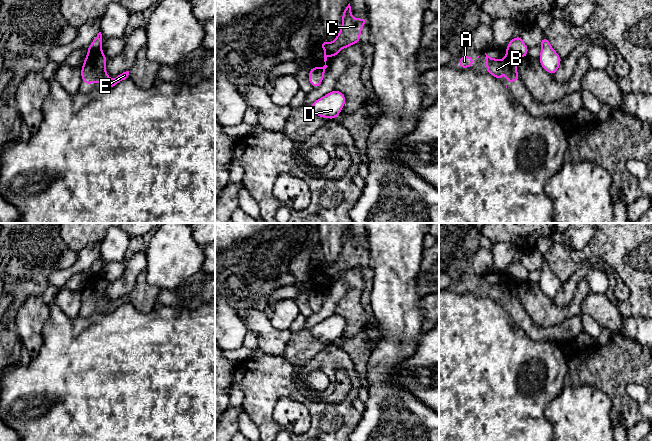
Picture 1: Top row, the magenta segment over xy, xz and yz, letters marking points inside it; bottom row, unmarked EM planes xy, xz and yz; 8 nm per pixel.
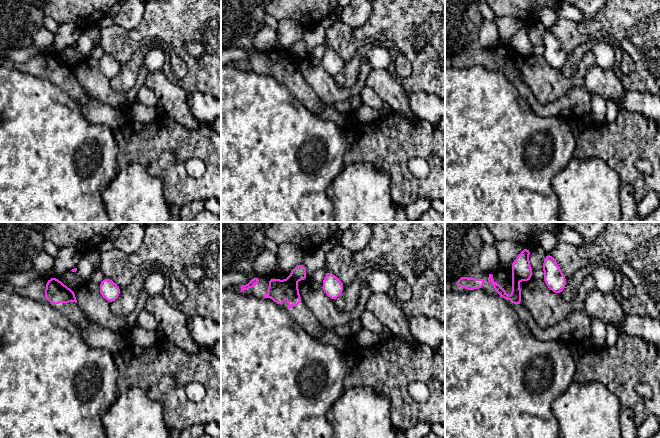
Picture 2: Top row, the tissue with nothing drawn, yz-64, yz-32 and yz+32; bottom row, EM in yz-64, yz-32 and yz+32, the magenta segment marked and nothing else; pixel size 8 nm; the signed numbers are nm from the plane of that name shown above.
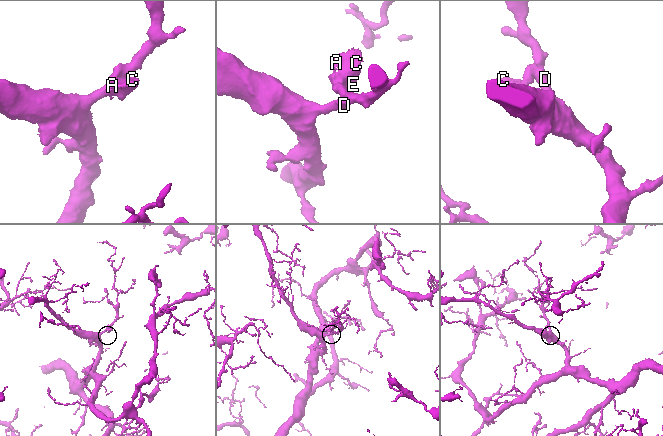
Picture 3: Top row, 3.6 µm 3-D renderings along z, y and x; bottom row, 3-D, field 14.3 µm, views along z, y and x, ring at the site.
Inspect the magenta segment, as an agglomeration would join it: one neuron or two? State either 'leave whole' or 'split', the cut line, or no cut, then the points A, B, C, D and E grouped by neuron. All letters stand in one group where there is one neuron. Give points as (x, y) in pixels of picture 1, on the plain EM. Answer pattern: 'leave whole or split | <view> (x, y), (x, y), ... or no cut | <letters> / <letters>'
split | xy (101, 273), (93, 273), (88, 276) | A B C E / D

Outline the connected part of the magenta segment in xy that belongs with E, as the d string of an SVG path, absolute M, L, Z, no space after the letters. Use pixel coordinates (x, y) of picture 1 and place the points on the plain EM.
M93 274L87 277L81 291L81 303L87 310L100 306L105 313L111 313L129 299L129 295L120 297L116 303L110 303L106 296L107 282L102 274Z

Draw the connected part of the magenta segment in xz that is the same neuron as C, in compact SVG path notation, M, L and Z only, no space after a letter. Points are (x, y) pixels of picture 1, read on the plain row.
M349 227L342 237L342 250L336 262L330 267L326 265L320 267L320 270L324 273L325 289L323 291L315 290L315 292L326 293L328 291L326 285L329 280L335 281L343 272L348 272L355 267L360 267L362 250L367 247L367 242L356 243L352 240Z

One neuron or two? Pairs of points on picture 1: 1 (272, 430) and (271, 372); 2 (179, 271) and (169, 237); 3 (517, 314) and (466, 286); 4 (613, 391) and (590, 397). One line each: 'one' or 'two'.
1: one
2: one
3: one
4: two

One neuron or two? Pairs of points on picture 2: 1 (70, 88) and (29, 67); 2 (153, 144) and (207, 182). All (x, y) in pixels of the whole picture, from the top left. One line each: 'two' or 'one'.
1: one
2: one

